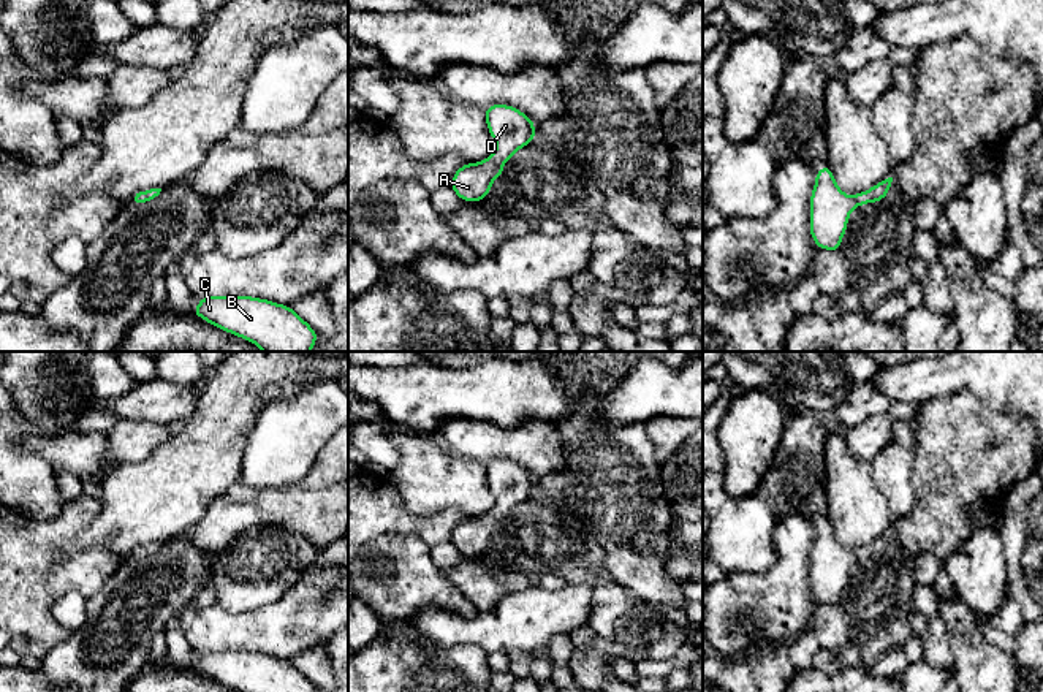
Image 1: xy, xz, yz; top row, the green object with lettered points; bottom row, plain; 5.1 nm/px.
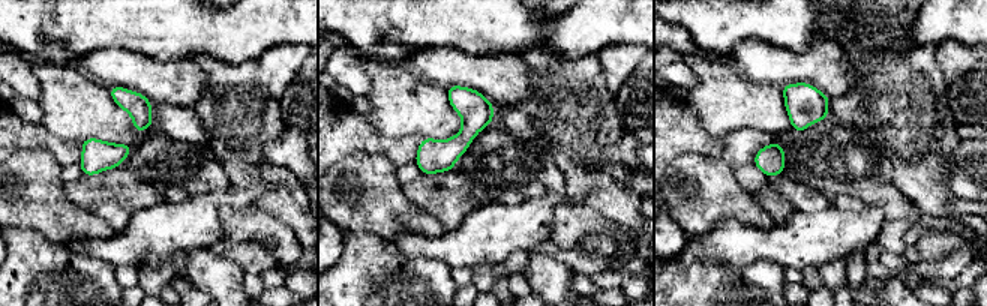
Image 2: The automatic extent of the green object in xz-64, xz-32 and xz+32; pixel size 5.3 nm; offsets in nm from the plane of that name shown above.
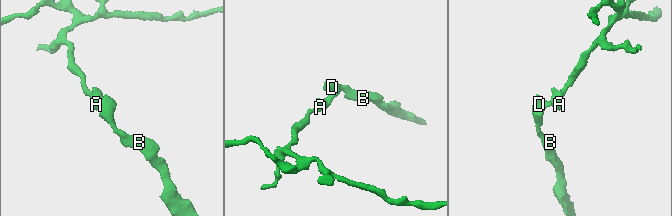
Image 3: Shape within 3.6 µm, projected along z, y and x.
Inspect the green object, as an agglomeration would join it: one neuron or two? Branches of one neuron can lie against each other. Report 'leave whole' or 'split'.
leave whole

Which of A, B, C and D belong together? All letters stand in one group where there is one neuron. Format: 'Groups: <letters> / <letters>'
Groups: A B C D

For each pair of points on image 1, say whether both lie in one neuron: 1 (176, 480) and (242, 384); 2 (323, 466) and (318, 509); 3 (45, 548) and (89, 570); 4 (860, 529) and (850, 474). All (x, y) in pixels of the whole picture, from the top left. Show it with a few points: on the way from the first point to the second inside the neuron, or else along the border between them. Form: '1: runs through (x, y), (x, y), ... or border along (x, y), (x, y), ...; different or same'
1: runs through (200, 456), (211, 445), (227, 407); same
2: border along (298, 483), (307, 488), (331, 486); different
3: runs through (48, 561), (57, 570), (76, 570); same
4: runs through (858, 515), (850, 488); same

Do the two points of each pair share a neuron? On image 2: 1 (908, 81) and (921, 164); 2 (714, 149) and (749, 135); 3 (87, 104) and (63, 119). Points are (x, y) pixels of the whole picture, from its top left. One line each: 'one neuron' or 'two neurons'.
1: one neuron
2: one neuron
3: one neuron

